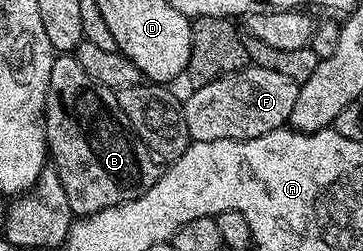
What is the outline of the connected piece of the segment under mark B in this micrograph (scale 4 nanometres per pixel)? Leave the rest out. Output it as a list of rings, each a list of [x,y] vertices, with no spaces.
[[[69,52],[58,53],[51,64],[51,80],[45,97],[45,145],[52,169],[57,171],[63,192],[67,192],[67,204],[74,216],[94,214],[108,206],[143,196],[162,172],[158,159],[127,124],[127,116],[123,116],[119,109],[116,93],[91,80],[91,76],[83,72],[83,64],[79,64],[77,57]]]

